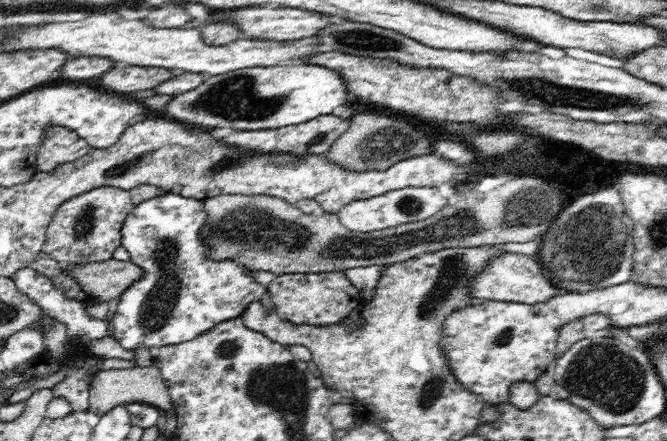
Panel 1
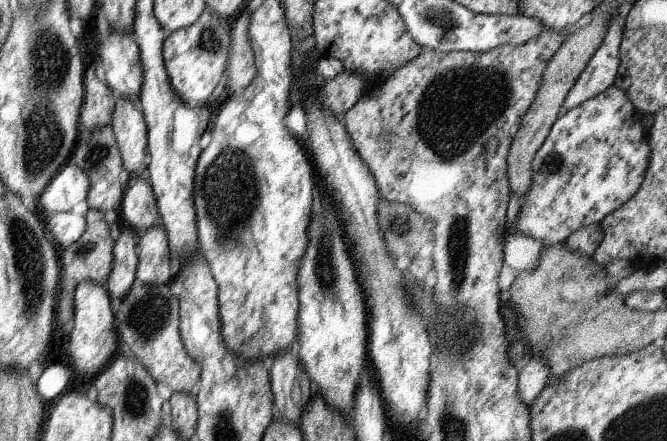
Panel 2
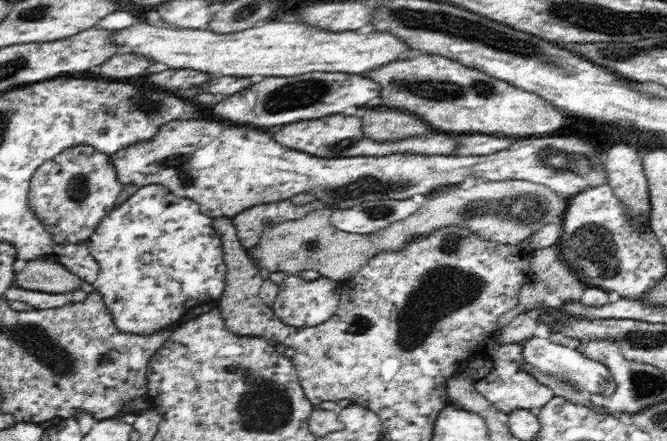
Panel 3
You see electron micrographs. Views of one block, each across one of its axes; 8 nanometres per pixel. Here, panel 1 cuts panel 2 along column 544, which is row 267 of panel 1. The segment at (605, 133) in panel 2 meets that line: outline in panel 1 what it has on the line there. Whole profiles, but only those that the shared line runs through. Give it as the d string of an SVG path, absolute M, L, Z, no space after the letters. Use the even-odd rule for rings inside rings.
M174 193L162 194L134 205L121 229L121 246L128 252L128 261L143 269L143 276L119 296L111 318L114 337L125 350L174 345L187 342L224 320L240 317L244 308L260 300L266 292L253 274L235 260L212 260L210 247L202 240L202 228L208 222L203 201Z

